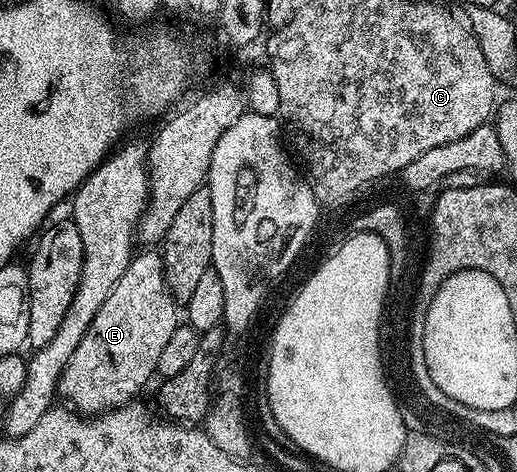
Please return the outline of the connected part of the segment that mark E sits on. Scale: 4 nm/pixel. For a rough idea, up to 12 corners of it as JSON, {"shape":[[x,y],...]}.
{"shape":[[134,254],[61,373],[83,415],[132,402],[179,325],[162,254]]}

